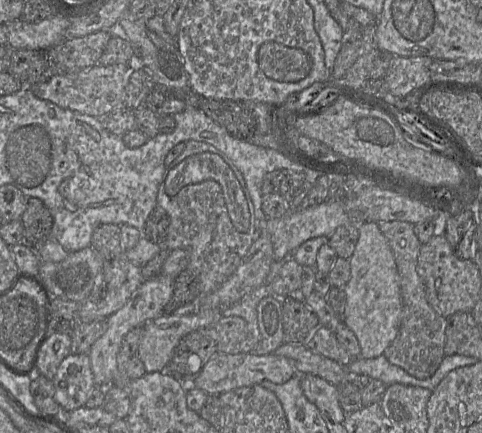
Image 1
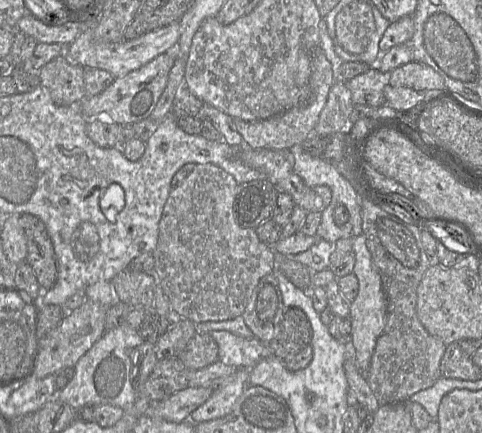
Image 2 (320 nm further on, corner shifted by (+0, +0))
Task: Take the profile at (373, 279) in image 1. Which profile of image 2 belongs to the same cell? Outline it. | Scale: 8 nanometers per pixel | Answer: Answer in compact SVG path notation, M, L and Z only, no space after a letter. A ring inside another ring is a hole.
M361 234L353 238L355 265L353 274L359 283L359 290L355 300L350 304L350 320L352 324L352 337L350 357L356 360L359 370L367 375L376 342L386 325L387 301L380 276L373 266L370 251L366 245L366 237Z

